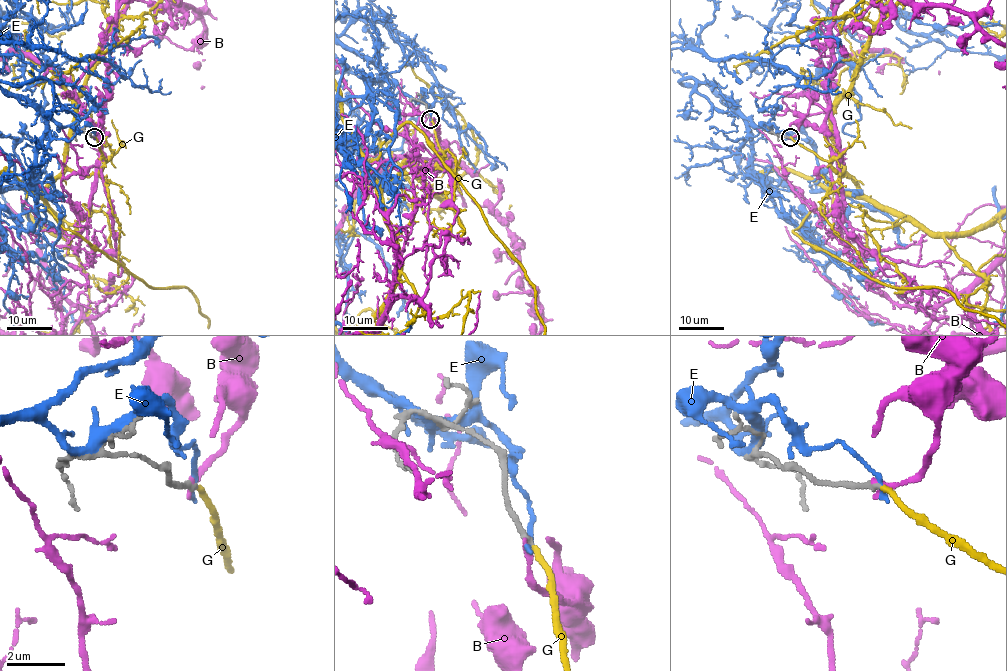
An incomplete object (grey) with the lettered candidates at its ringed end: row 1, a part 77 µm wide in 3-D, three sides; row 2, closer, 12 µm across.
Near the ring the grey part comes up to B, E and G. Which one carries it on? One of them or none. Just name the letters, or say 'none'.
G

